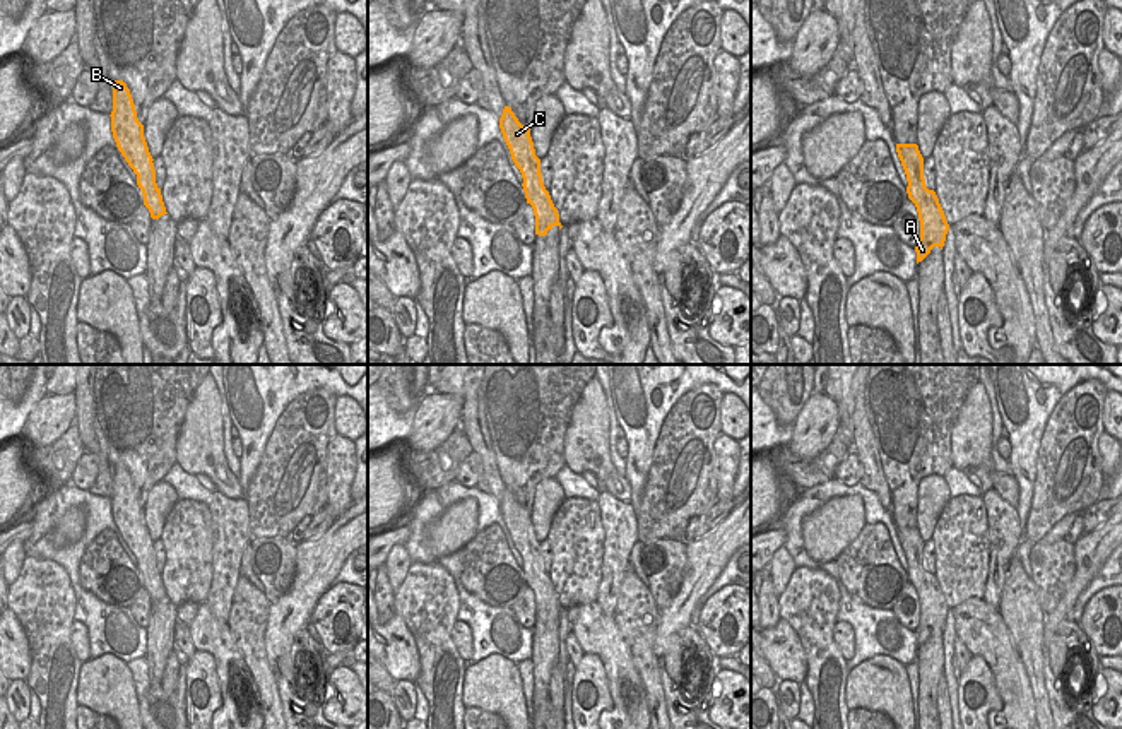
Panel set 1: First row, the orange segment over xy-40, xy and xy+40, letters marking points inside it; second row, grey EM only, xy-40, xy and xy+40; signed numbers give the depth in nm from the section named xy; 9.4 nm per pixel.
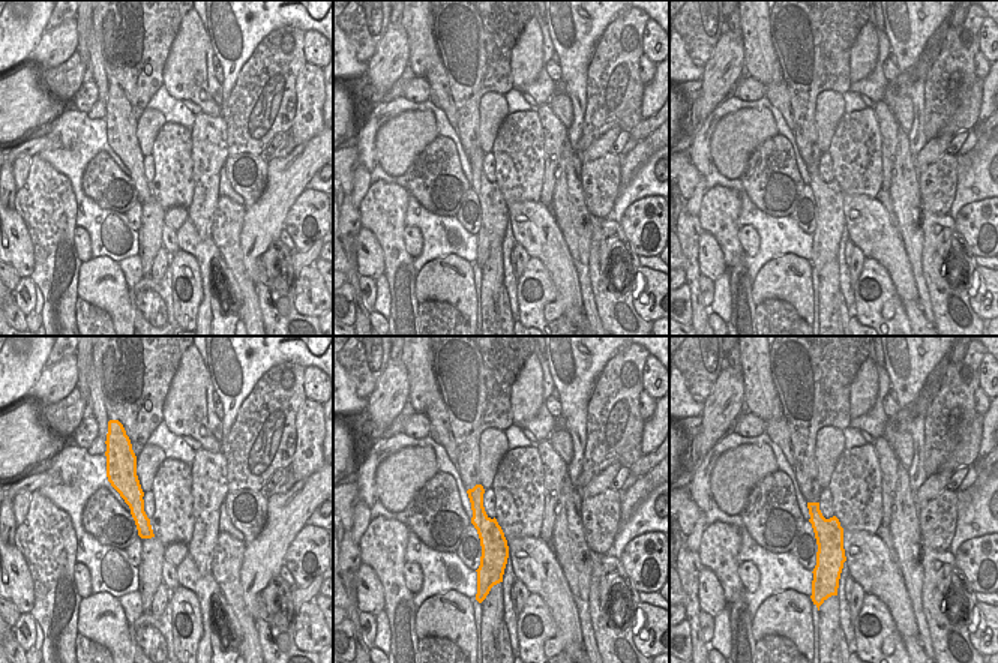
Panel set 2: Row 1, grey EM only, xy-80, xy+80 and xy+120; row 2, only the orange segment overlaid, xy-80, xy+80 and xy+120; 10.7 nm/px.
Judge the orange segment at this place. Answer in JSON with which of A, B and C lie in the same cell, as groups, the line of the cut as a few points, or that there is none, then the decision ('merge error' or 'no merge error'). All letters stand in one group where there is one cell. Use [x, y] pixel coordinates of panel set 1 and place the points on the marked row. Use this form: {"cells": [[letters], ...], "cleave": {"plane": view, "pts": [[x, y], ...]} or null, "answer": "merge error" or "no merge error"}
{"cells": [["A", "B", "C"]], "cleave": null, "answer": "no merge error"}

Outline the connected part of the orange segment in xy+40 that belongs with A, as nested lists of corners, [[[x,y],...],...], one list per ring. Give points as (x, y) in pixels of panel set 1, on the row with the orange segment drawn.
[[[896,144],[896,152],[906,175],[906,193],[915,204],[920,221],[920,238],[915,246],[917,264],[922,262],[934,246],[942,250],[949,224],[934,190],[925,187],[924,157],[917,144]]]

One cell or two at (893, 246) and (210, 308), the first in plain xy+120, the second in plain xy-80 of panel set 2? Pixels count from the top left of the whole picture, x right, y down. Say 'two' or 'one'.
one

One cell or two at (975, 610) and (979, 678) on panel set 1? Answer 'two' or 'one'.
two

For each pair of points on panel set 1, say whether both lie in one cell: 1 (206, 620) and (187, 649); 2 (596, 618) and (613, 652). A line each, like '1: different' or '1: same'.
1: different
2: same

